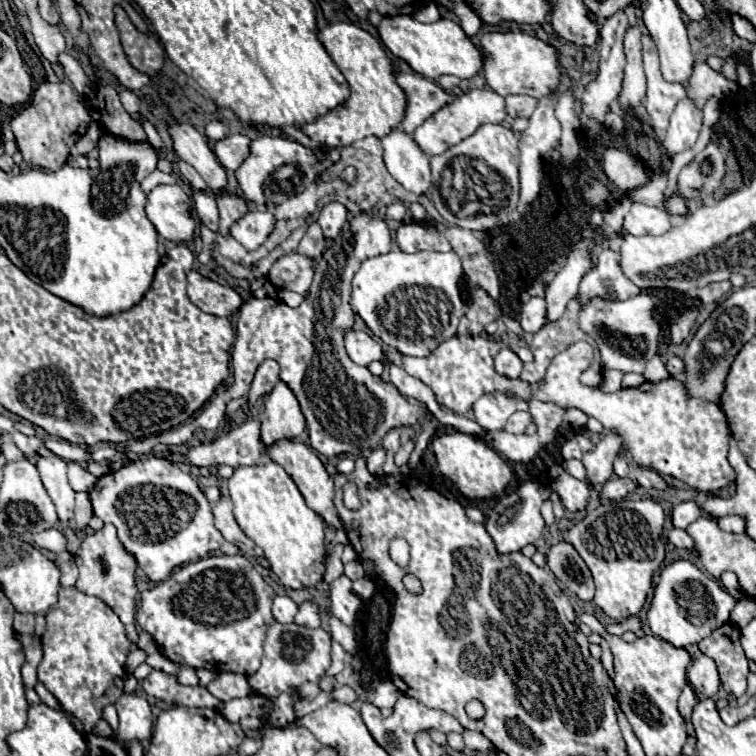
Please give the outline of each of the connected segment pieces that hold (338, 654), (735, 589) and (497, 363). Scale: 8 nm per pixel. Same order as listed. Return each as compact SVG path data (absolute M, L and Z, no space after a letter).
M334 640L334 642L332 642L332 666L330 666L328 674L330 674L330 676L336 676L336 674L342 670L344 660L346 660L346 650L342 648L340 642Z
M724 572L724 574L720 576L720 580L722 580L722 584L724 584L726 592L728 592L728 594L732 594L736 602L744 598L744 592L742 592L742 586L740 586L738 578L736 578L736 576L732 574L732 572Z
M502 348L494 358L494 368L502 376L518 378L522 372L522 360L510 348Z

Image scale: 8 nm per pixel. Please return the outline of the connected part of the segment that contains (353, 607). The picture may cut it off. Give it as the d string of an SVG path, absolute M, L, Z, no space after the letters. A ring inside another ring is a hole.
M342 572L330 588L330 608L332 612L348 626L354 626L356 612L362 604L362 600L352 592L352 580Z

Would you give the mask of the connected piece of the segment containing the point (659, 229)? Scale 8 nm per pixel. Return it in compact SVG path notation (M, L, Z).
M632 204L630 212L624 218L624 230L632 236L664 234L670 230L670 214L664 208Z

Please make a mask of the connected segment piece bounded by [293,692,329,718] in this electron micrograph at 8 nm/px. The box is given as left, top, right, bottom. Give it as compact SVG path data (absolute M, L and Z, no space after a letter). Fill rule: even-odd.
M321 692L316 698L310 701L298 700L293 705L294 714L297 718L302 717L307 714L309 711L312 711L318 706L323 706L328 703L329 697L327 692Z

